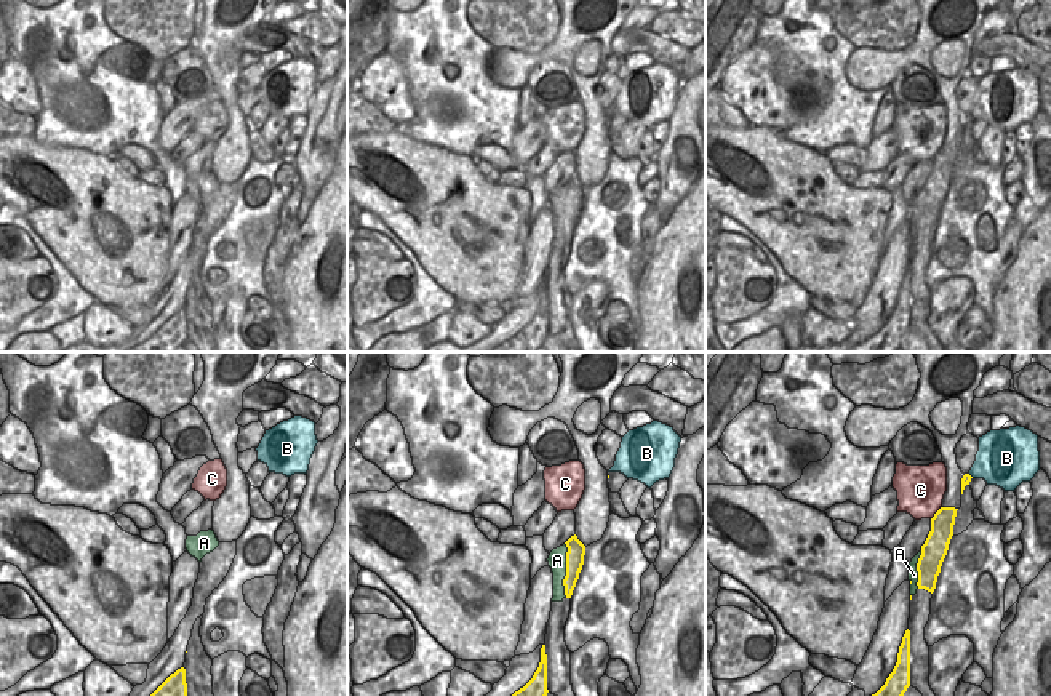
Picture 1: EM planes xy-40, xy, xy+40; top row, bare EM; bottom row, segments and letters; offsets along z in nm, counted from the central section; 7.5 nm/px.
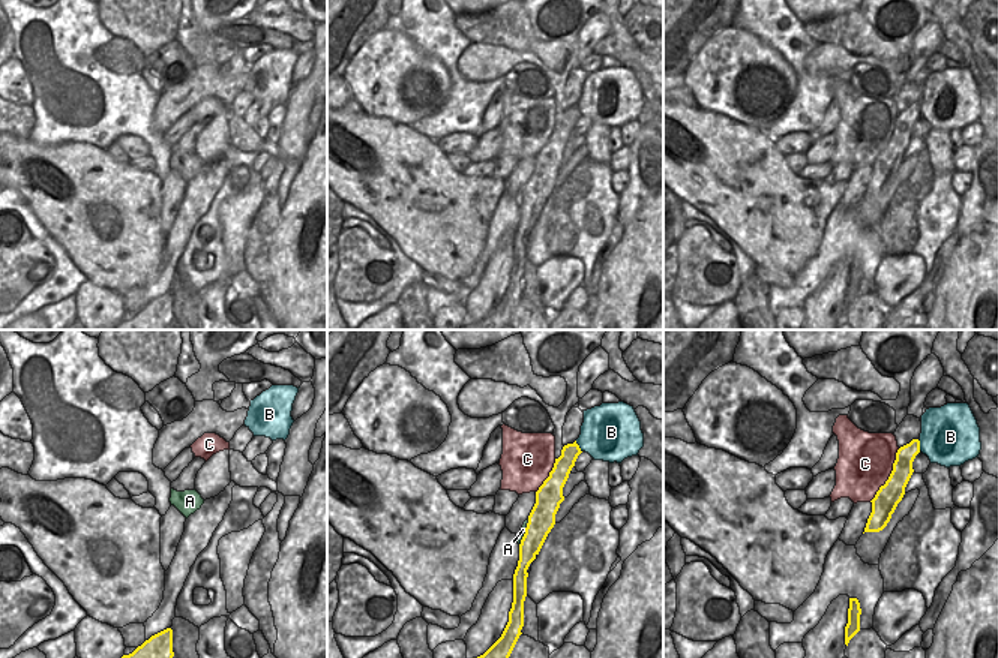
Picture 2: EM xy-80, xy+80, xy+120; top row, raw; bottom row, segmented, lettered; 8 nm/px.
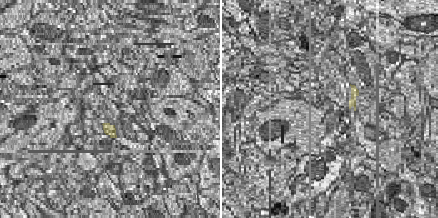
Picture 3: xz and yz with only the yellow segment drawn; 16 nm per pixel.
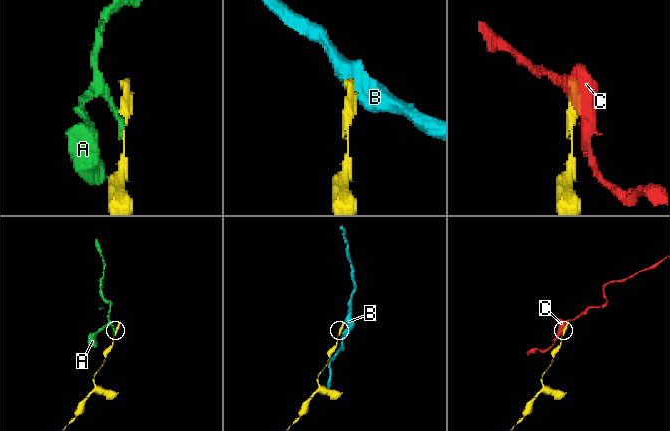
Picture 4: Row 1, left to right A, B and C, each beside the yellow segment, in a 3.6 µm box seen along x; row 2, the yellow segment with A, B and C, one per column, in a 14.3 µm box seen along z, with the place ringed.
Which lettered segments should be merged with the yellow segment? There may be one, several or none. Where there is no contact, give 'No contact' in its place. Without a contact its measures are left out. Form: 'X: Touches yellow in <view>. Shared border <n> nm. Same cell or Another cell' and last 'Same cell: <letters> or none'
A: Touches yellow in xy. Shared border 400 nm. Another cell
B: Touches yellow in xy+40. Shared border 60 nm. Another cell
C: Touches yellow in xy+40. Shared border 120 nm. Another cell
Same cell: none.

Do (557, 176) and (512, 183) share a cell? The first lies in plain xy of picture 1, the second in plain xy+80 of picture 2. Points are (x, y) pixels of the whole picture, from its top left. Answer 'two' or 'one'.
one

